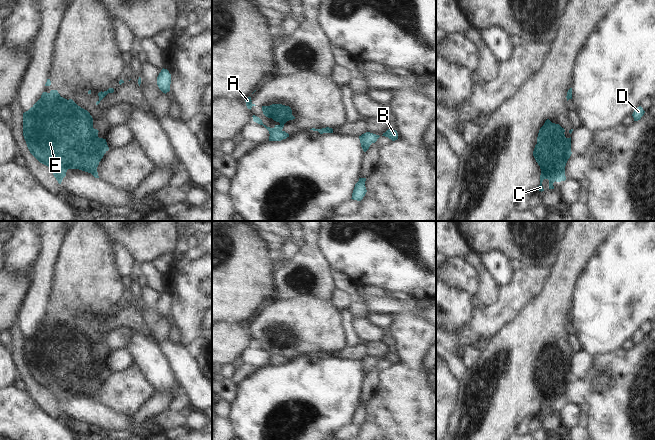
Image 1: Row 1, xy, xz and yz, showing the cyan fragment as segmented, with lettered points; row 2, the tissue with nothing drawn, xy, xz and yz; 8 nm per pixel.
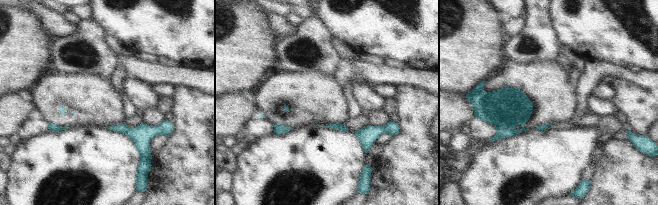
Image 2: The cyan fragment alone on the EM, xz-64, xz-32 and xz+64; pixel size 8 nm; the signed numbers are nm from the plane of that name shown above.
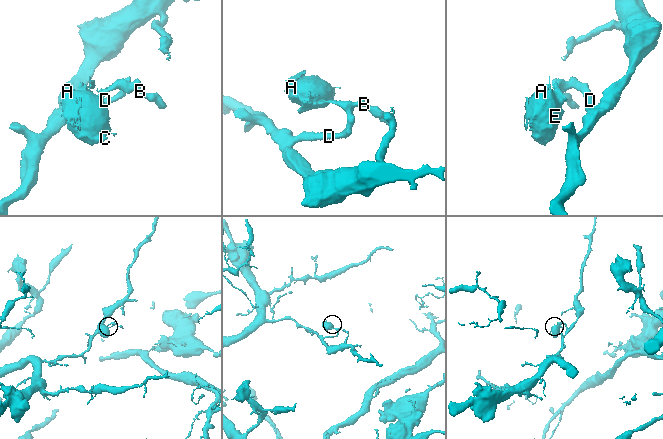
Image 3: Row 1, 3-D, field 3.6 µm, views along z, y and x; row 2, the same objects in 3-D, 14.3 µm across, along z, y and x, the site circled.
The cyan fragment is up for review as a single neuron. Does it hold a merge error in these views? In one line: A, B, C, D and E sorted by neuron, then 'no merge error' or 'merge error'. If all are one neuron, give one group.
groups A C E / B D; merge error

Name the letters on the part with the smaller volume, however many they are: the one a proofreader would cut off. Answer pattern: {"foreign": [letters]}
{"foreign": ["A", "C", "E"]}

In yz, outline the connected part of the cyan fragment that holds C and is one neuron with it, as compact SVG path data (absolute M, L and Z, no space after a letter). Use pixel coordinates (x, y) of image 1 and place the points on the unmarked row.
M549 343L539 354L533 380L541 393L538 410L541 416L544 415L542 410L544 403L549 404L549 413L554 413L555 405L566 404L565 390L572 376L571 361L566 362L564 356L564 352Z

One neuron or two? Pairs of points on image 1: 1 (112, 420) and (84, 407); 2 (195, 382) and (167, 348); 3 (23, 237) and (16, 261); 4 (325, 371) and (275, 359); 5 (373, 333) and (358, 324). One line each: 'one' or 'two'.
1: one
2: one
3: one
4: two
5: one

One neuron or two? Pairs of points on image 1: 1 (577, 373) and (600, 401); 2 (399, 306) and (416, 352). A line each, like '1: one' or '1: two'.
1: two
2: two

